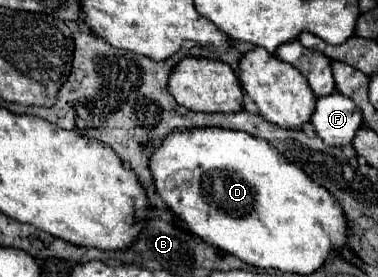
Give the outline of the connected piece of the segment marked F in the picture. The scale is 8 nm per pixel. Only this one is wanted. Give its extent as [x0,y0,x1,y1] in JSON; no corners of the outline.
[312,94,362,146]

